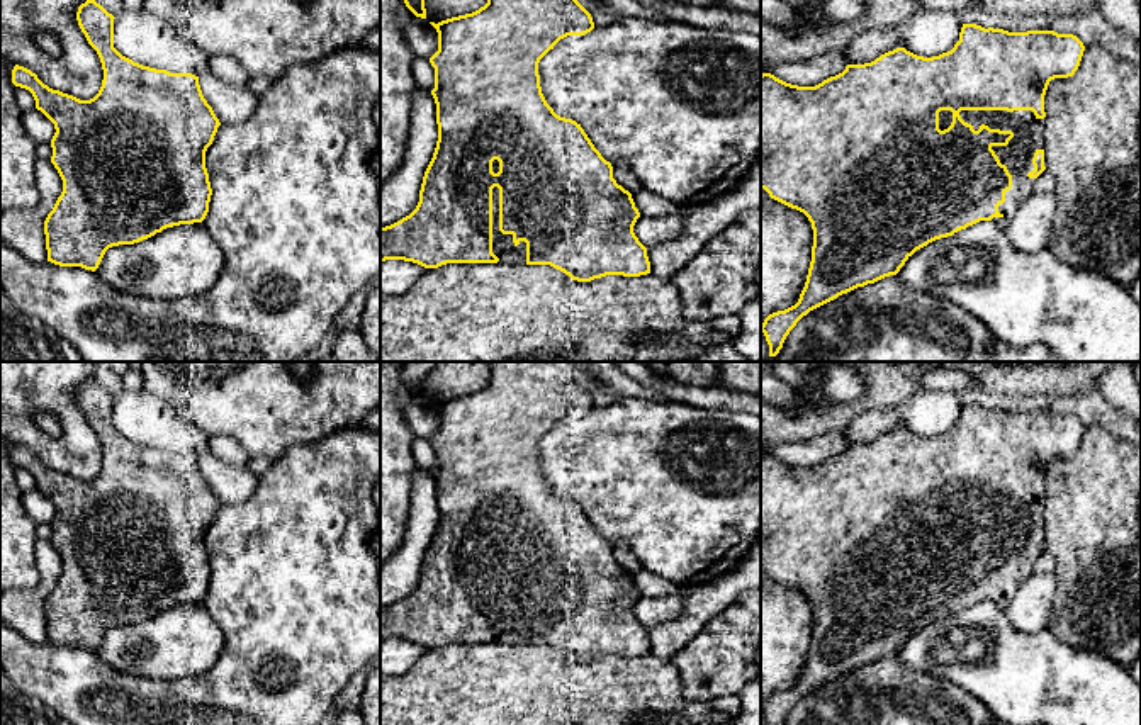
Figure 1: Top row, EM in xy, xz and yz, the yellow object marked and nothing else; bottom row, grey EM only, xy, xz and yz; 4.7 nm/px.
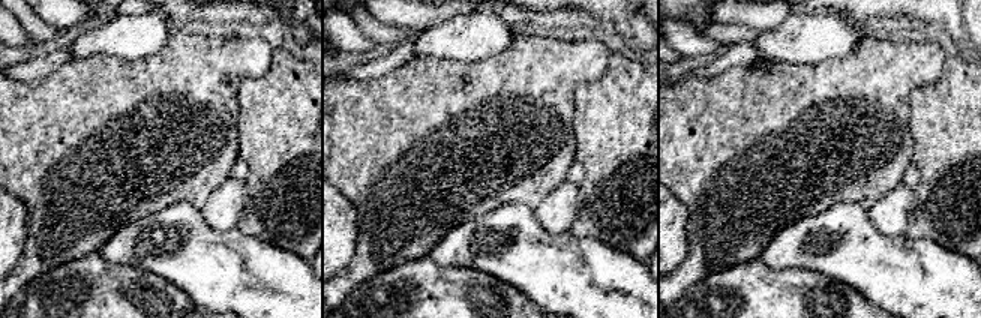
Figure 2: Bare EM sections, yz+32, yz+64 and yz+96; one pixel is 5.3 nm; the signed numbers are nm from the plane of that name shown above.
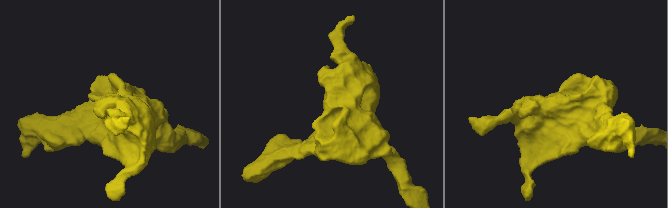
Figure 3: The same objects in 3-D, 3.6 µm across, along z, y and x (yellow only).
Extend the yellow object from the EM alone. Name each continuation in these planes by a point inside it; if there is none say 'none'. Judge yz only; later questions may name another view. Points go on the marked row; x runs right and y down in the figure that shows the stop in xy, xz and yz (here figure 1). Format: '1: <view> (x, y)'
1: yz (1017, 155)

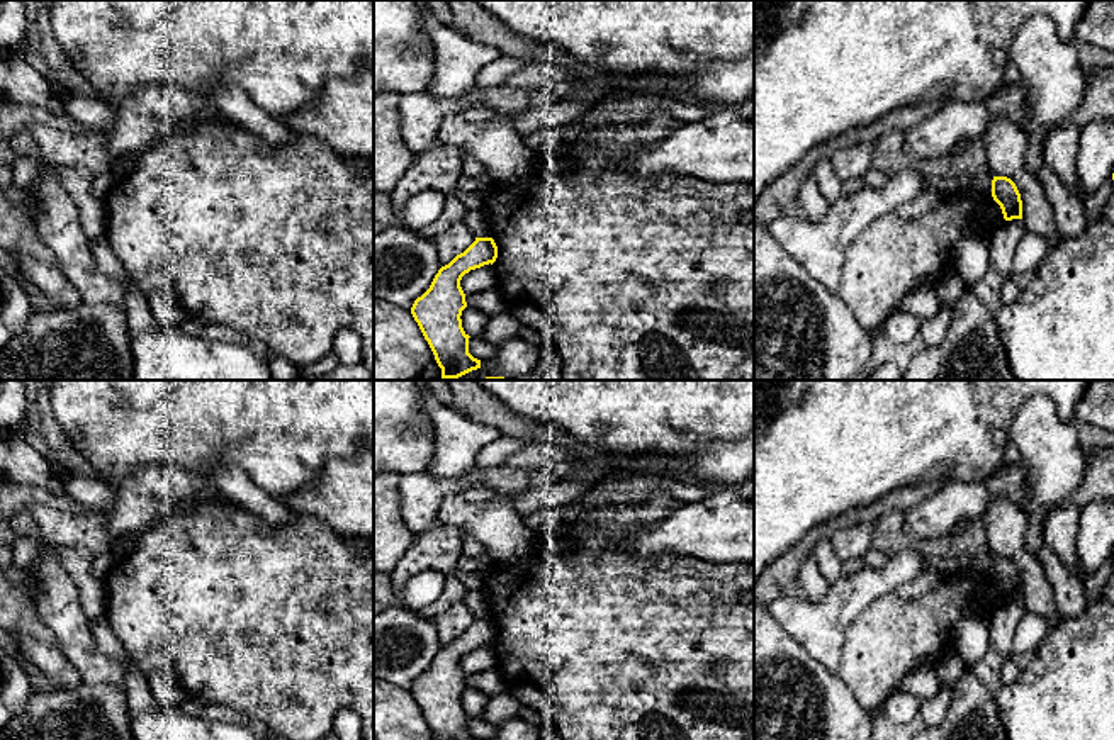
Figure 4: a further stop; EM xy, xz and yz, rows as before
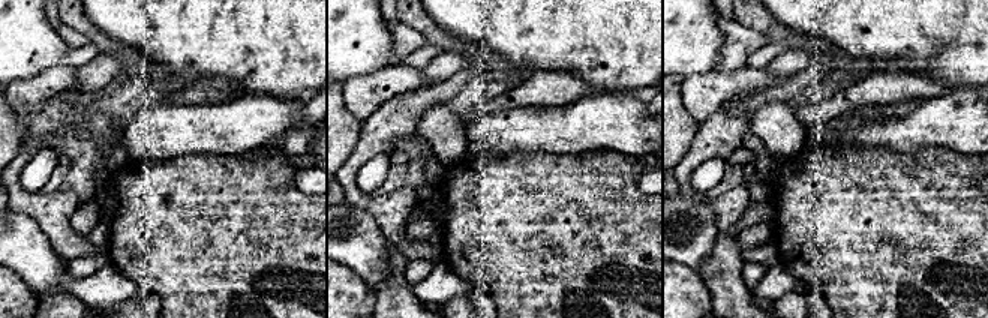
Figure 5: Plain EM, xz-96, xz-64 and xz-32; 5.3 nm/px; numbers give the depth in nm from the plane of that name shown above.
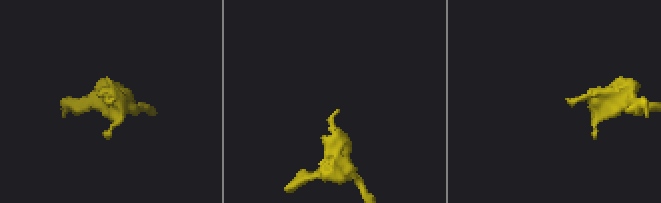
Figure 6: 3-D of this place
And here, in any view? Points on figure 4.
none

